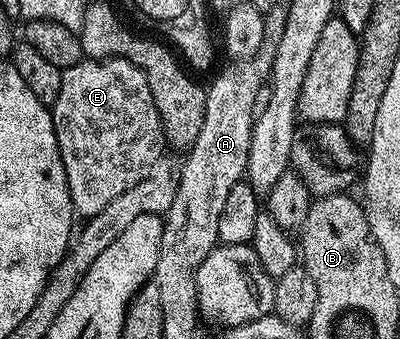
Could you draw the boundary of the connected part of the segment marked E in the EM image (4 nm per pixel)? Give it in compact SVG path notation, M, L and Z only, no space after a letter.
M108 57L102 60L83 59L76 62L72 67L63 69L60 95L56 95L56 103L52 107L52 116L54 118L56 139L60 147L60 155L64 163L64 171L68 179L68 191L74 204L74 212L79 218L89 219L100 215L100 211L104 211L104 207L108 207L108 203L112 203L112 199L116 199L116 195L124 195L124 191L128 191L128 187L136 187L136 183L140 183L140 179L147 177L152 171L152 167L163 160L164 138L162 135L162 120L156 111L156 103L152 99L152 91L148 91L148 79L142 69L139 69L137 65L133 65L132 62L126 61L122 57Z

